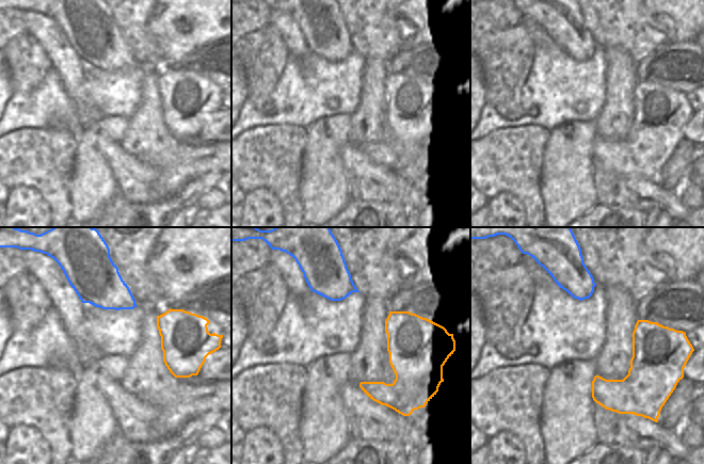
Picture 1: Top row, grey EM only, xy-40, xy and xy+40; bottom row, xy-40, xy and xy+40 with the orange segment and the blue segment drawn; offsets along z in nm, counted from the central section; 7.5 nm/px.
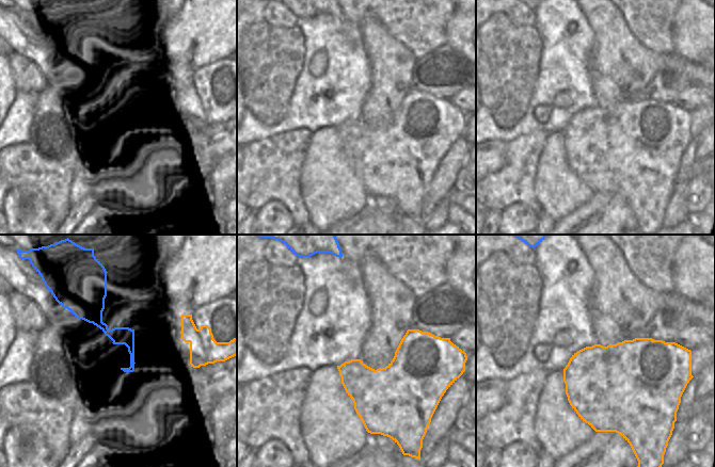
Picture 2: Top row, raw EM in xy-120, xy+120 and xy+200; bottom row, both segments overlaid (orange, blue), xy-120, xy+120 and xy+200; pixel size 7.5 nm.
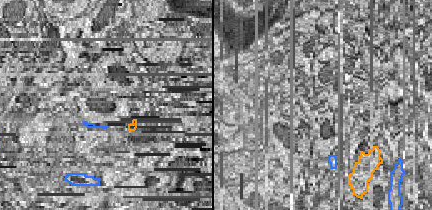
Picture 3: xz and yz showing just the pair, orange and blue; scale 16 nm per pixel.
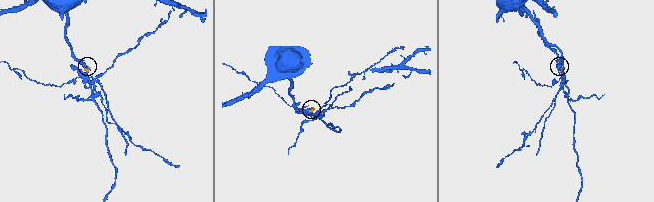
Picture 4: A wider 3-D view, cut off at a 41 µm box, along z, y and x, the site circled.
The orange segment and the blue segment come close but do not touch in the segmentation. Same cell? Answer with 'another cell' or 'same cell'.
another cell

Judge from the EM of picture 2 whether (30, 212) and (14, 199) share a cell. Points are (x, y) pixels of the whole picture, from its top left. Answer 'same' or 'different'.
same

